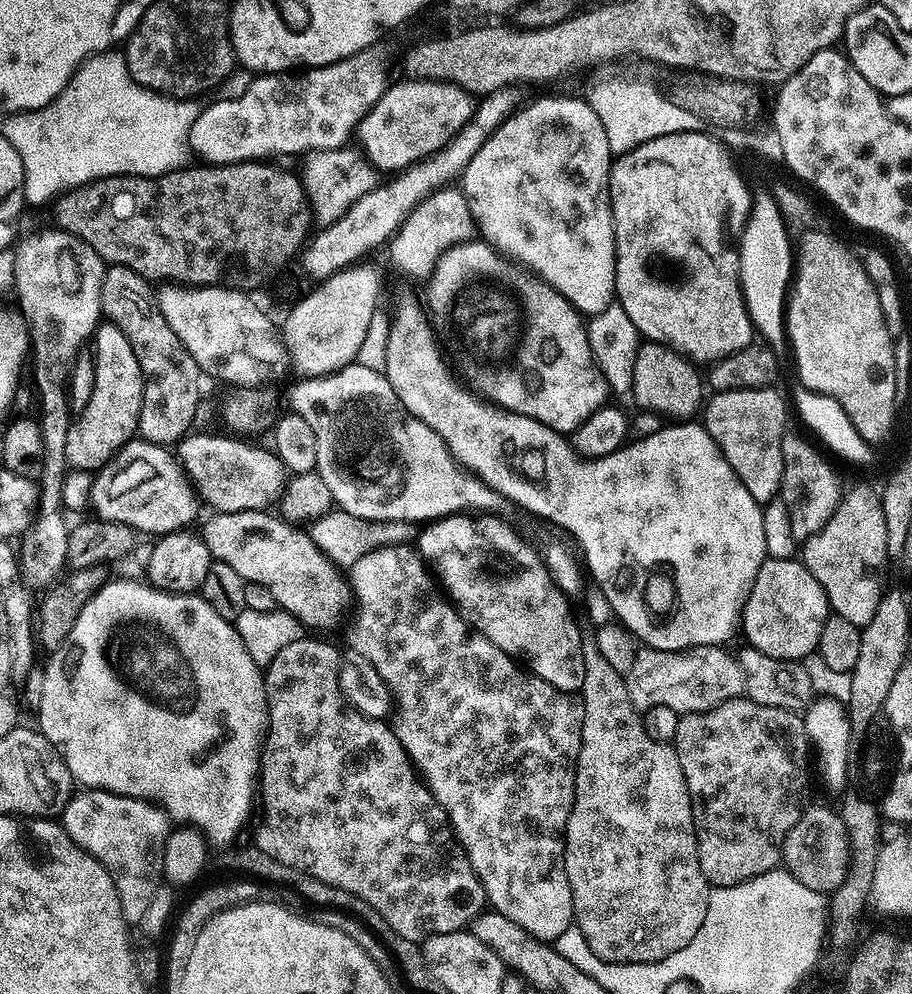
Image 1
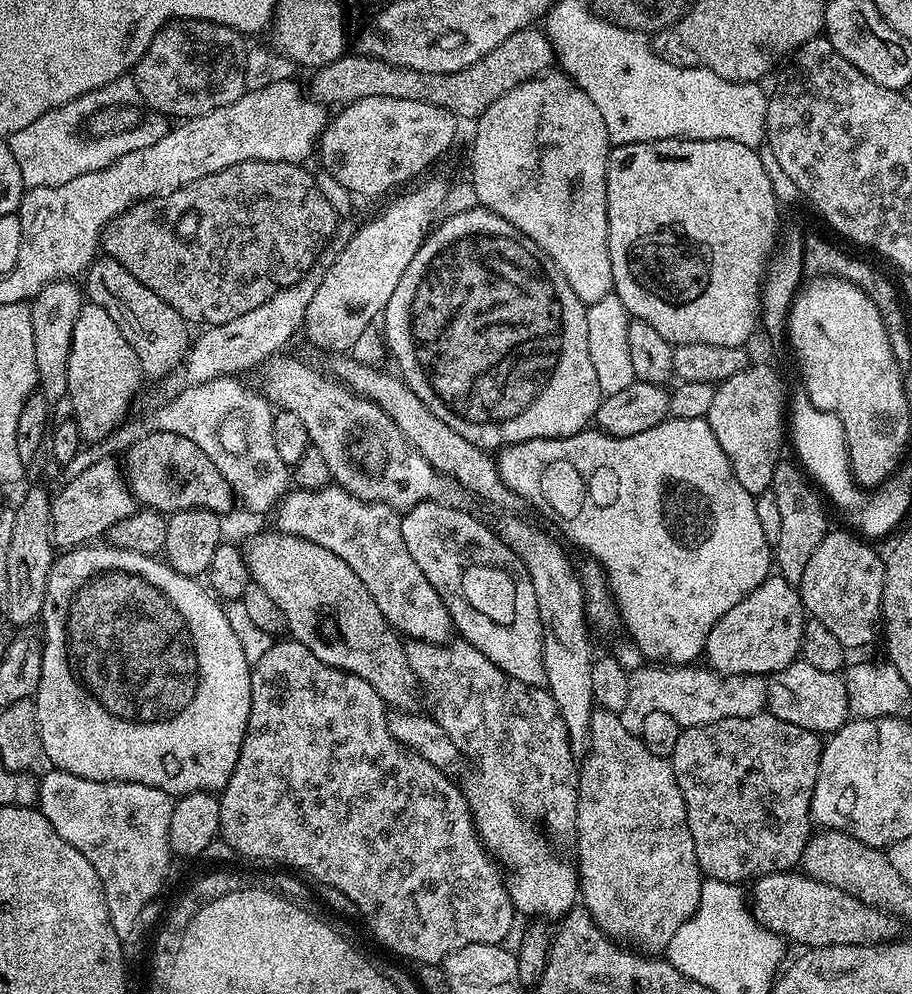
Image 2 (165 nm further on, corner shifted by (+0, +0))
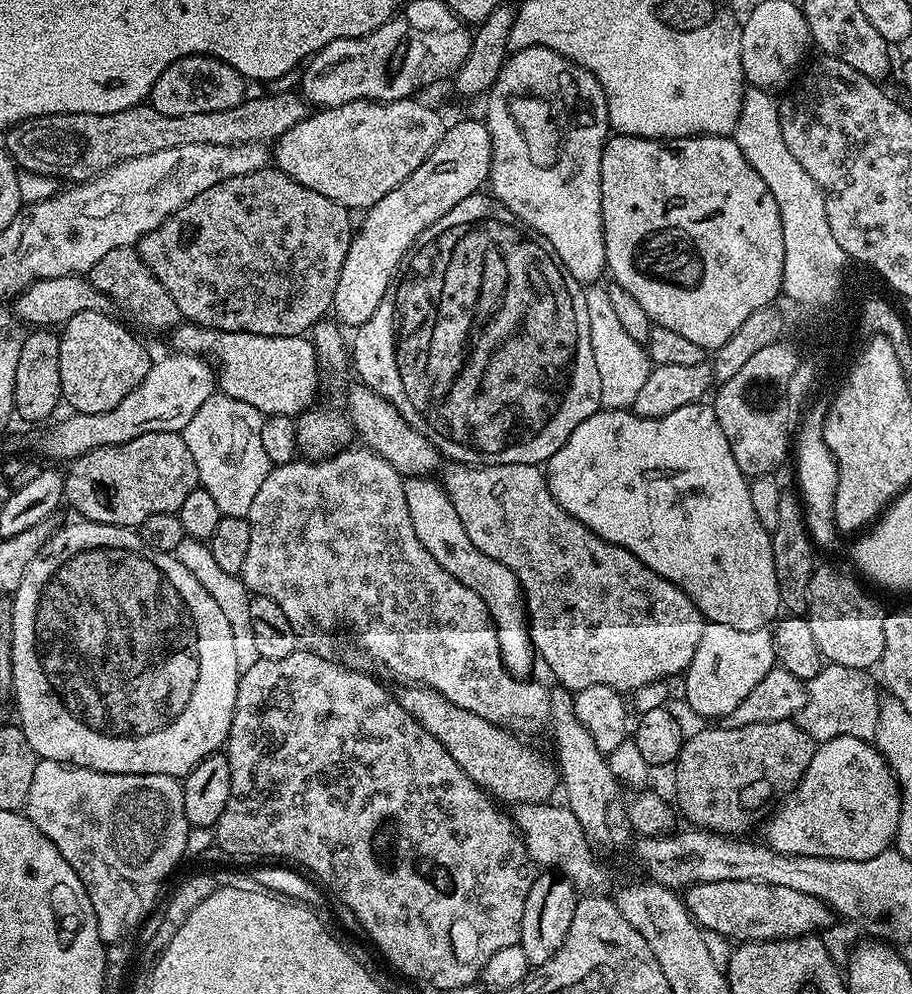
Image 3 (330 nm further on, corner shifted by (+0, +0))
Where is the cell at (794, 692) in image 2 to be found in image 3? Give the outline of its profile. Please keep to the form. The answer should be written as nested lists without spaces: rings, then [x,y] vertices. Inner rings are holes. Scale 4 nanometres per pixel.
[[[825,663],[822,671],[807,681],[808,697],[802,710],[794,717],[795,723],[817,742],[833,740],[839,736],[875,741],[882,692],[878,684],[876,689],[875,682],[868,676],[871,675],[862,668]]]

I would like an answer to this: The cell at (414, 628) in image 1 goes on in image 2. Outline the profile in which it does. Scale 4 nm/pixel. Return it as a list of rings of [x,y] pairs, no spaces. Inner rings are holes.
[[[459,638],[453,639],[447,644],[431,644],[425,640],[413,640],[405,643],[404,653],[410,662],[410,666],[414,670],[416,679],[420,681],[421,689],[433,700],[431,711],[434,718],[438,722],[438,726],[442,726],[442,730],[446,730],[446,734],[450,738],[450,742],[454,742],[454,746],[458,746],[460,755],[465,761],[473,764],[480,771],[480,776],[476,776],[469,782],[466,787],[466,795],[468,798],[468,808],[472,811],[472,818],[476,821],[476,833],[480,835],[480,840],[484,844],[489,854],[492,855],[506,869],[506,883],[508,885],[508,893],[512,898],[512,906],[516,909],[521,917],[532,916],[528,918],[544,918],[540,916],[556,916],[563,917],[565,912],[571,912],[578,904],[578,872],[575,867],[572,868],[564,860],[556,860],[556,856],[552,853],[552,848],[548,845],[546,837],[542,836],[536,824],[545,824],[552,832],[568,832],[571,833],[576,826],[576,807],[578,806],[578,798],[580,797],[580,774],[578,771],[577,757],[572,754],[572,747],[568,741],[568,731],[566,730],[566,722],[562,720],[562,714],[558,710],[558,702],[554,702],[554,698],[548,692],[547,687],[541,686],[535,688],[529,684],[518,682],[518,678],[510,678],[498,666],[494,666],[494,662],[490,662],[490,658],[486,658],[486,654],[482,654],[482,650],[478,650],[474,646],[470,646],[465,640]]]

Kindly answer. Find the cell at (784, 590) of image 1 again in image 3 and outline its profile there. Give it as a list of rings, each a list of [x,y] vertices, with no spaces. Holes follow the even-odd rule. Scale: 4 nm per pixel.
[[[705,623],[702,642],[698,642],[698,650],[694,650],[694,658],[682,676],[684,696],[700,716],[731,717],[746,694],[777,664],[776,642],[768,628],[738,630],[725,624]]]

